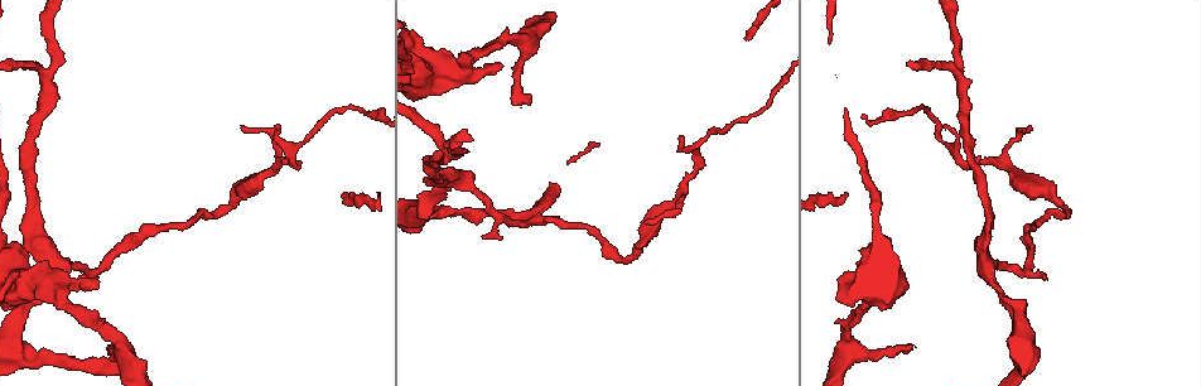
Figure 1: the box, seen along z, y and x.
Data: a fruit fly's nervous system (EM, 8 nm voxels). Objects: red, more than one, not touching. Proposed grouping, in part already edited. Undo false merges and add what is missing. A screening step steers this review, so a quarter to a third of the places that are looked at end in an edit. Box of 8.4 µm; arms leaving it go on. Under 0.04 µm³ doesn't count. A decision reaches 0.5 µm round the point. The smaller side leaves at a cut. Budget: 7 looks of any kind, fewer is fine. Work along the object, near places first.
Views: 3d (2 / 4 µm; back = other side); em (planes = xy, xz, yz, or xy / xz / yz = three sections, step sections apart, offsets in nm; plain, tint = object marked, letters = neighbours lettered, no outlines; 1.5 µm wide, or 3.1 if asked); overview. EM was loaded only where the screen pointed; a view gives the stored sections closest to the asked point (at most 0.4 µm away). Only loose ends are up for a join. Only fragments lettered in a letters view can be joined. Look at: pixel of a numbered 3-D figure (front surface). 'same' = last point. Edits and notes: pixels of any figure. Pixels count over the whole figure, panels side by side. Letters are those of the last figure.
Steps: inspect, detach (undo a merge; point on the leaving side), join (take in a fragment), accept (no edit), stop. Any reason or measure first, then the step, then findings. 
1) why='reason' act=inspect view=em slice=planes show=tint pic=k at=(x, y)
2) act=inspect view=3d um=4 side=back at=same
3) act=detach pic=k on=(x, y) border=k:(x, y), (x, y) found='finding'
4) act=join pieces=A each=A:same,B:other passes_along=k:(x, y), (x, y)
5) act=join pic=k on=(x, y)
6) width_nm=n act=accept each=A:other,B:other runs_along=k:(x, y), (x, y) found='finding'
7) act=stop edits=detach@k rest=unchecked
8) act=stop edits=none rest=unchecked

act=inspect view=em slice=planes show=letters pic=1 at=(215, 213)

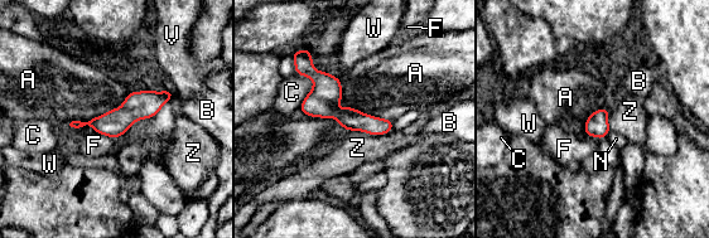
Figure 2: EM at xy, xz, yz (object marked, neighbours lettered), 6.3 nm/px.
act=accept each=A:other,B:other,C:other,F:other,N:other,V:other,W:other,Z:other border=2:(337, 77), (333, 107), (391, 120) found='all the same cell'

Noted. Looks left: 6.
why='branch stops here' act=inspect view=3d um=4 pic=1 at=(907, 347)

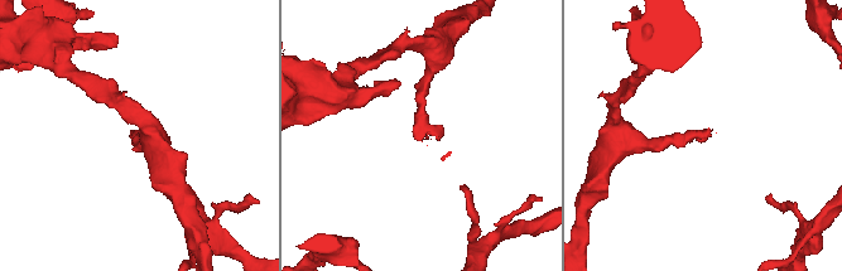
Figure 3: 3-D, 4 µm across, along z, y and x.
why='shape alone is not enough' act=inspect view=em slice=planes show=letters pic=3 at=(438, 137)

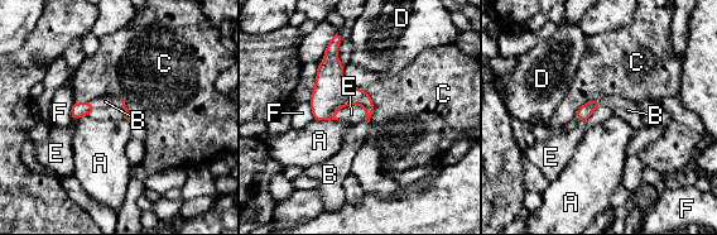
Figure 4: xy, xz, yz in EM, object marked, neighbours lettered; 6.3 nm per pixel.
act=join pieces=B each=A:other,B:same,C:other,D:other,E:other,F:other passes_along=4:(78, 110), (96, 108), (105, 101) found='it goes on there'

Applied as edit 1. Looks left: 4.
why='see it whole again' act=inspect view=overview

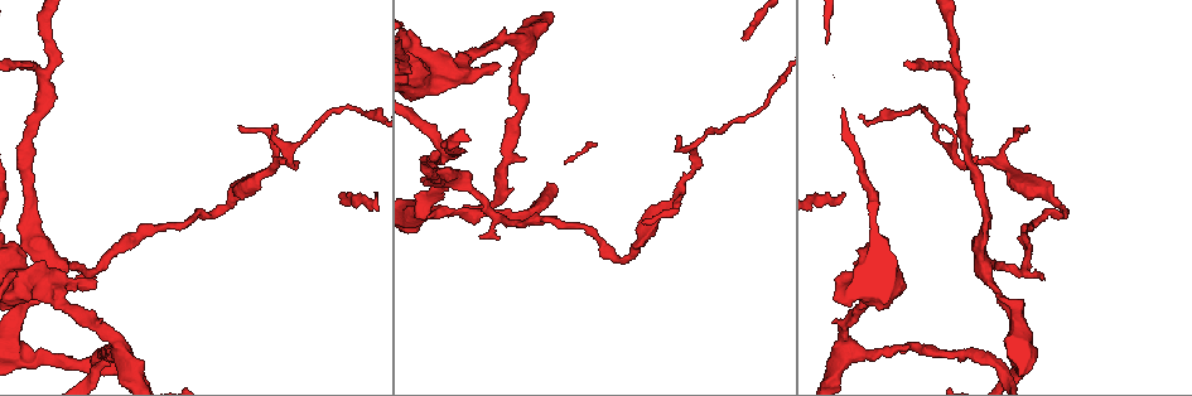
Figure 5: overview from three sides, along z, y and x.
why='tapers out' act=inspect view=em slice=yz step=4 show=letters pic=5 at=(242, 128)

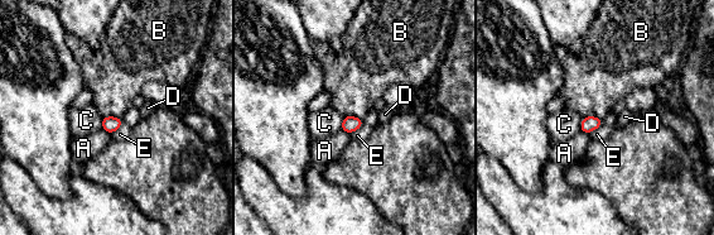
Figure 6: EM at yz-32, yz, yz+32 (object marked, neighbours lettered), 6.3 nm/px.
act=accept each=A:other,B:other,C:other,D:other,E:other border=6:(583, 118), (597, 116), (602, 120) found='none of them fits'

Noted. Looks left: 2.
act=stop edits=join@4 rest=unchecked

